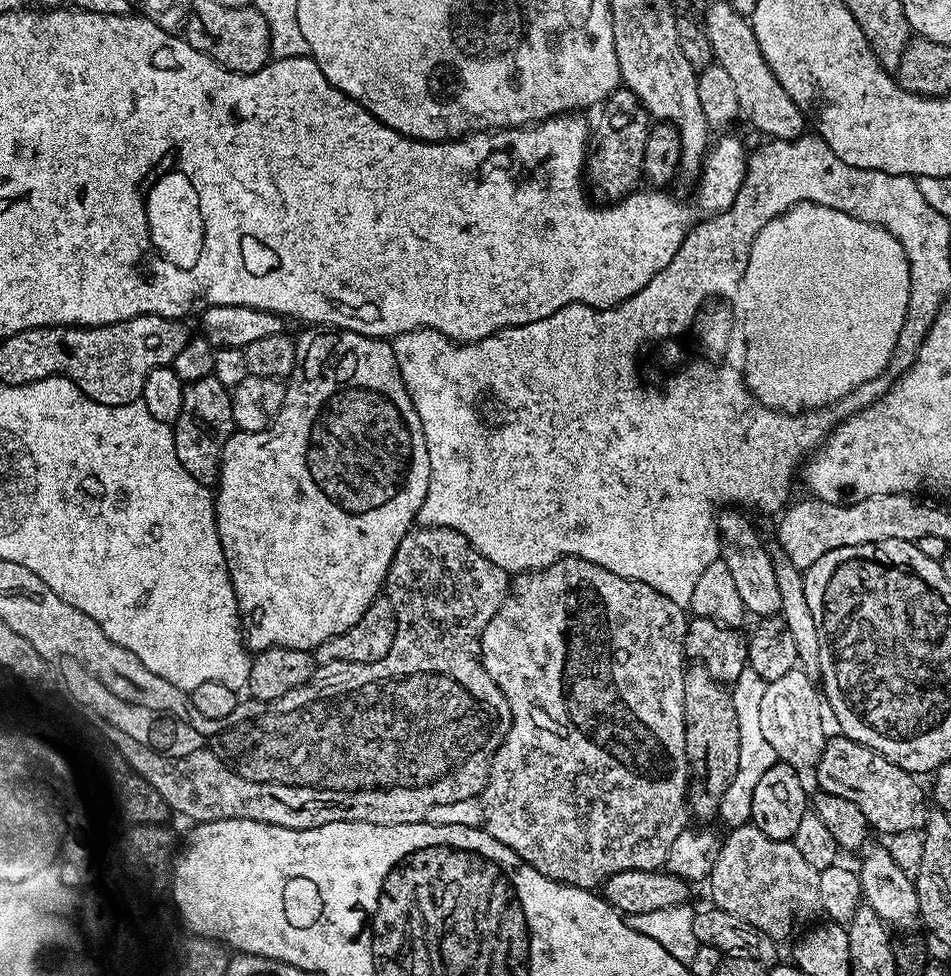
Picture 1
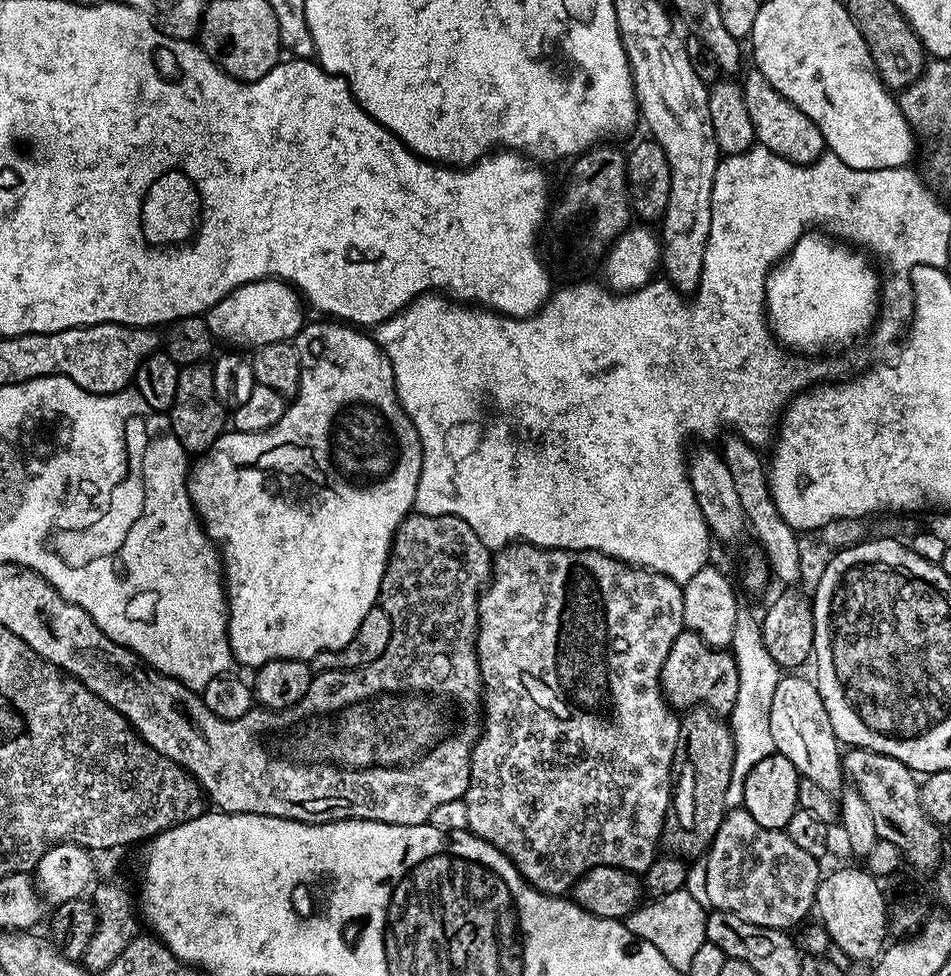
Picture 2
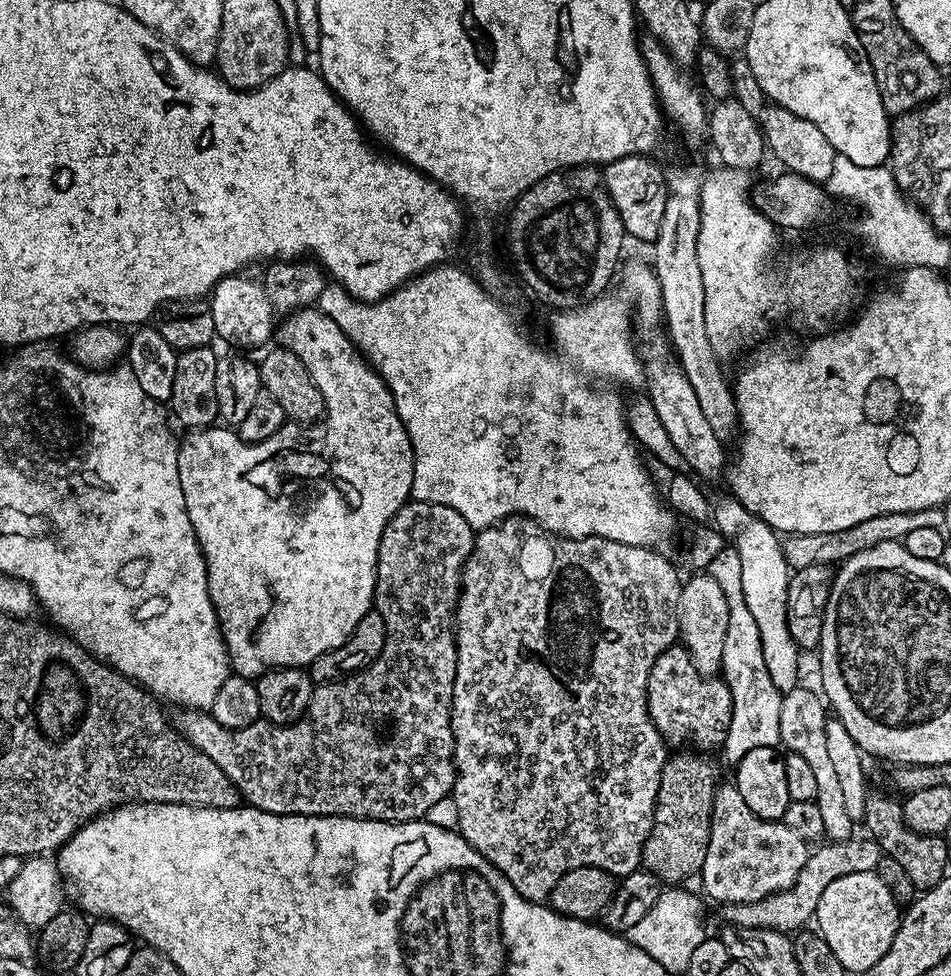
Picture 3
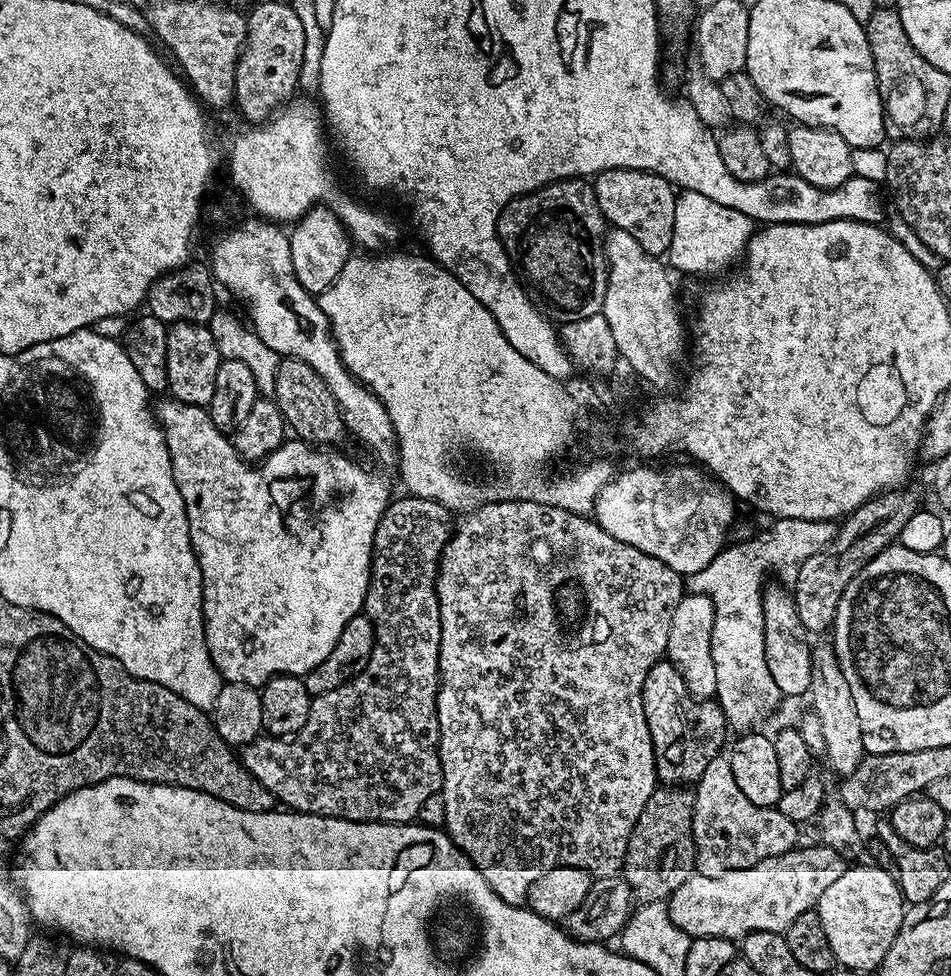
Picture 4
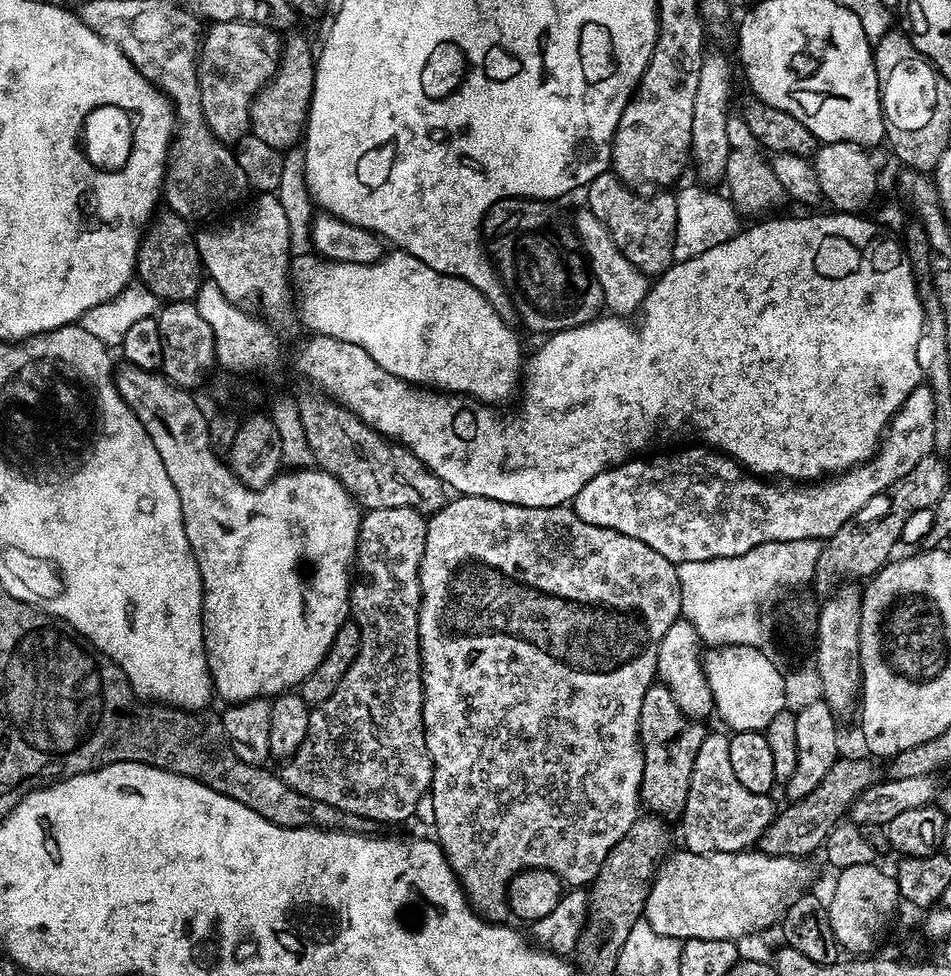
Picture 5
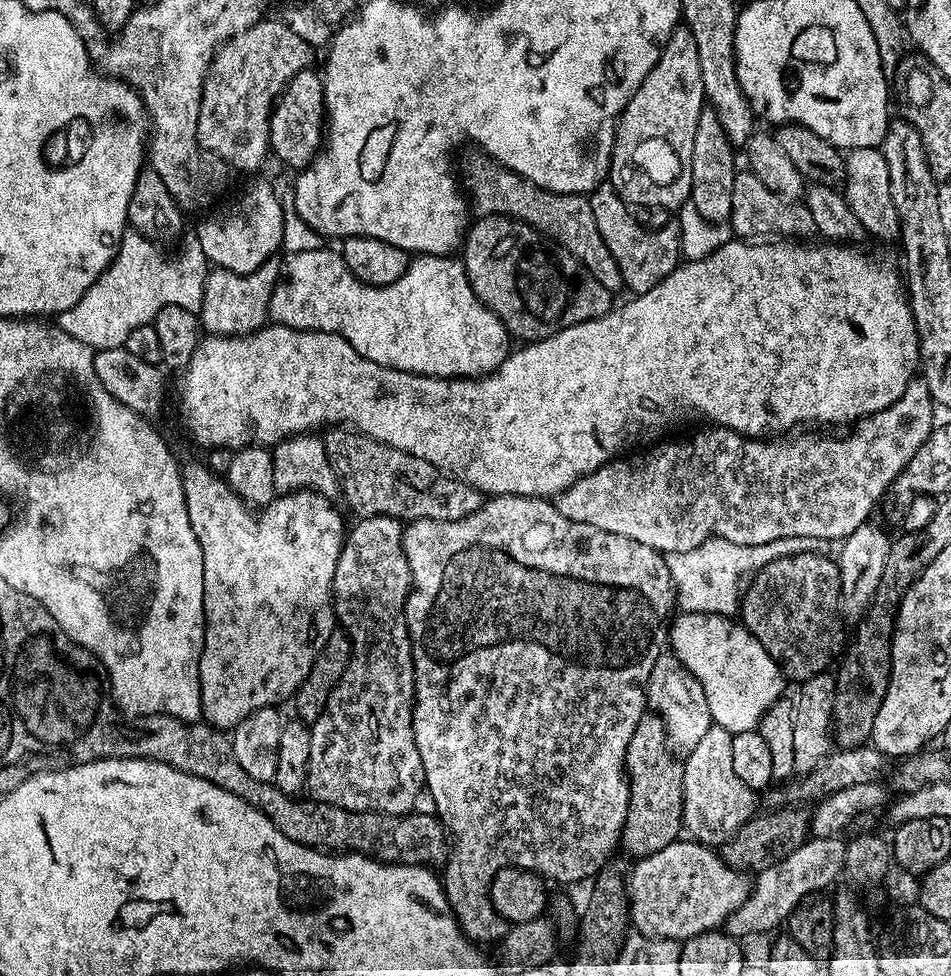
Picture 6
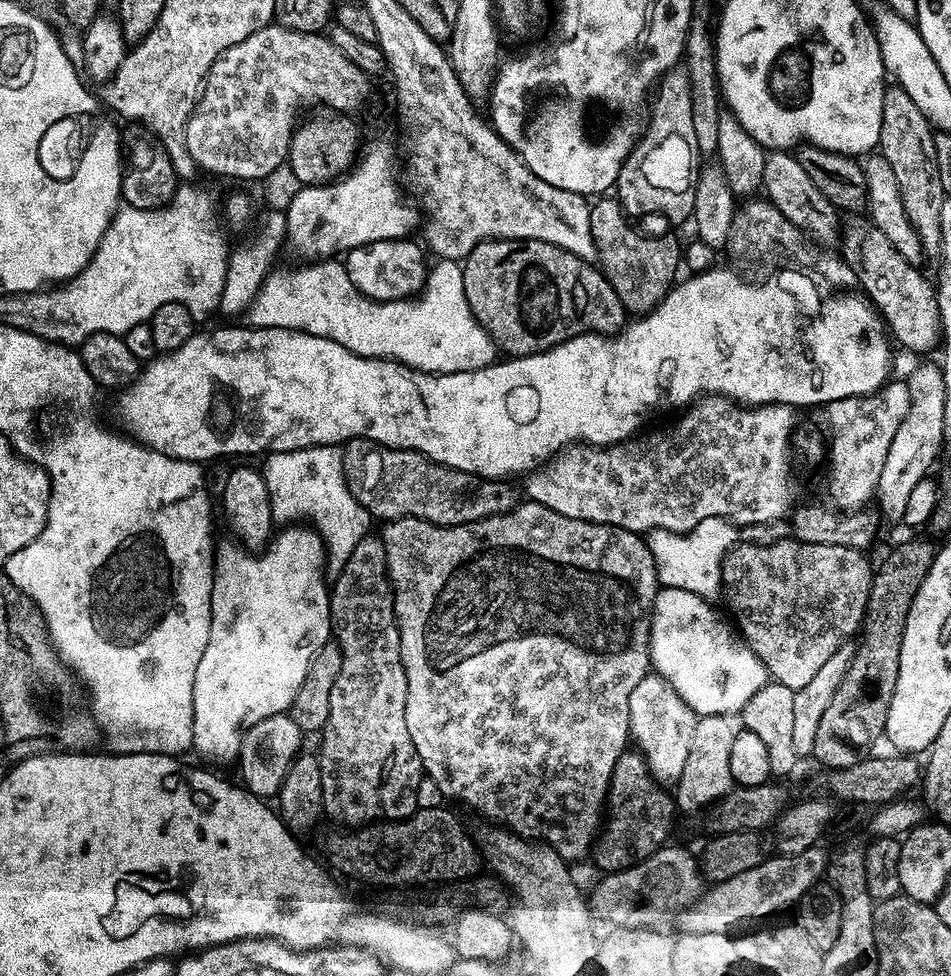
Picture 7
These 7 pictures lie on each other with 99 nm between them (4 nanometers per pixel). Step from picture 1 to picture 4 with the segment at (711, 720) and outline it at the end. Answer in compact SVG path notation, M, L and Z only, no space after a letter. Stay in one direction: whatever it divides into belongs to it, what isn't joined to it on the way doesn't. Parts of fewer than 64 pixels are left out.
M660 786L650 794L646 806L642 806L642 814L638 814L638 822L634 822L634 830L628 839L622 877L628 883L633 901L649 904L659 900L667 901L686 878L693 875L696 868L696 847L692 837L692 807L695 791L684 786Z

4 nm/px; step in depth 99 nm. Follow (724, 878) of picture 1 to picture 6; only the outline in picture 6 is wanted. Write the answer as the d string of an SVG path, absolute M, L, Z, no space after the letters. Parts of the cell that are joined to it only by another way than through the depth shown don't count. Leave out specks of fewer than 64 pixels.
M713 724L686 757L684 765L684 828L691 839L709 846L725 844L747 820L757 815L757 793L734 774L733 733Z

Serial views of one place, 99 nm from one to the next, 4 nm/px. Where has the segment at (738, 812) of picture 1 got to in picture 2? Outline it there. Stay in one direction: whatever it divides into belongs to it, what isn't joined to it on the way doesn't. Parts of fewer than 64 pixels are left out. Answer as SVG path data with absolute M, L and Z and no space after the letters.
M737 611L734 622L734 638L730 645L732 657L738 666L738 702L734 702L730 713L730 727L734 738L734 766L730 774L730 786L726 786L726 809L736 810L743 805L746 774L762 762L762 758L776 751L774 738L770 738L770 702L778 686L782 669L770 658L764 645L762 624L750 613Z

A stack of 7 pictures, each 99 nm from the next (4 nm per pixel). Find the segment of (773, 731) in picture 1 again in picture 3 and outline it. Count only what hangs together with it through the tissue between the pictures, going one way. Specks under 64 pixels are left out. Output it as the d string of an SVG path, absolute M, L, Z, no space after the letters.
M798 686L794 690L783 693L782 712L780 714L780 744L788 752L806 758L810 770L814 770L814 778L818 781L818 794L815 804L822 813L824 836L829 841L853 839L854 822L845 807L845 796L842 795L841 785L838 783L836 771L833 769L832 759L829 759L826 747L826 726L829 717L826 713L826 704L819 695L816 696L805 686Z

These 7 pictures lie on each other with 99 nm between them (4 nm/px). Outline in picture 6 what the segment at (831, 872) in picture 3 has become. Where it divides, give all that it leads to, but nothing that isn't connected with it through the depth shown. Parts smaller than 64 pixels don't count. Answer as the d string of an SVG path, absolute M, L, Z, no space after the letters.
M681 838L658 854L641 856L626 876L628 890L628 915L633 929L641 936L654 936L665 940L683 942L703 932L719 929L732 912L737 911L750 895L747 875L731 868L719 851L691 838Z

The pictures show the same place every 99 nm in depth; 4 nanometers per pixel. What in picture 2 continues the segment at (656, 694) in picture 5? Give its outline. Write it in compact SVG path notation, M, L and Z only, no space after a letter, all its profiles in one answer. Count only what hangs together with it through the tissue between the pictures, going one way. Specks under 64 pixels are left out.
M685 630L674 638L674 646L670 646L670 654L666 654L660 687L664 689L664 699L673 709L703 706L717 714L728 714L734 702L738 702L738 666L731 651L711 648L701 636Z

